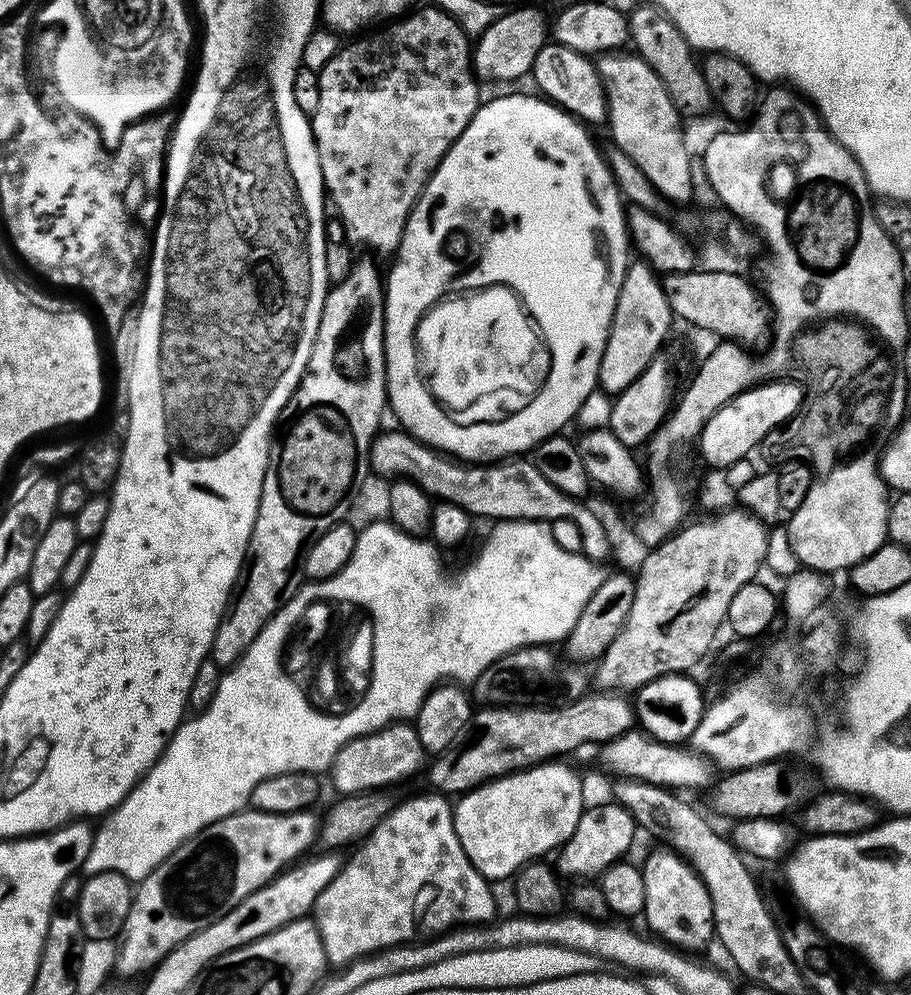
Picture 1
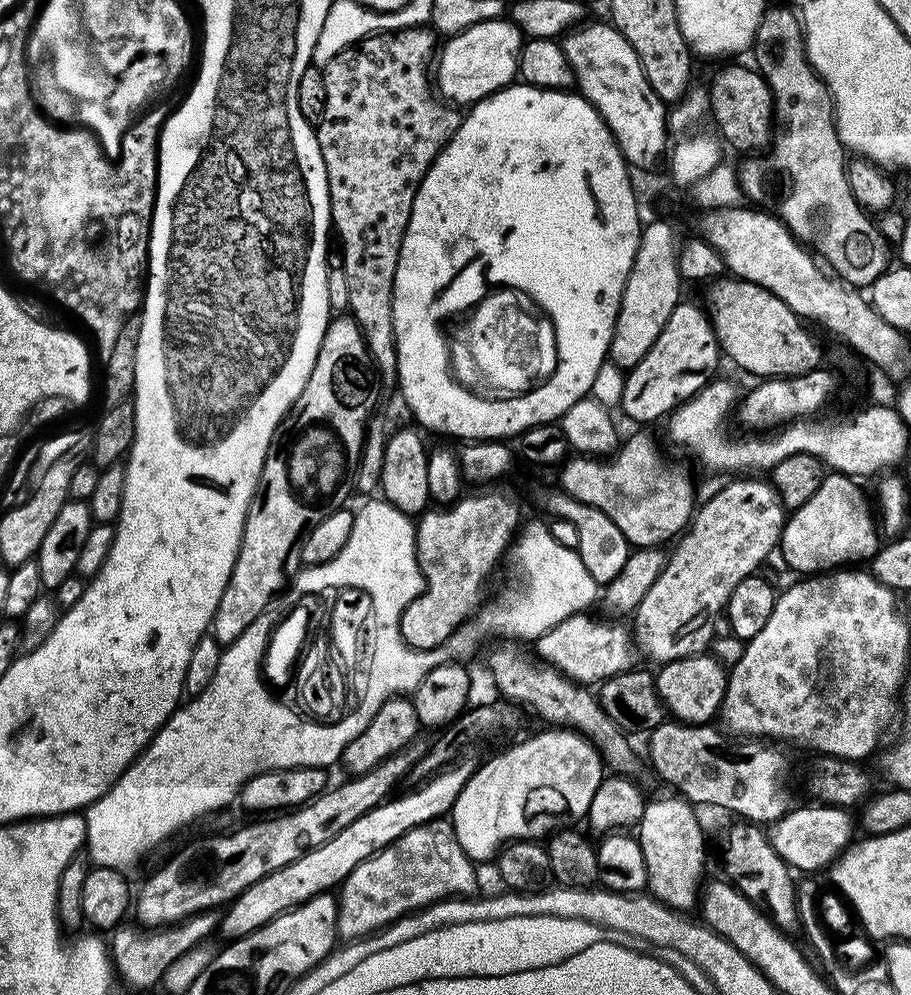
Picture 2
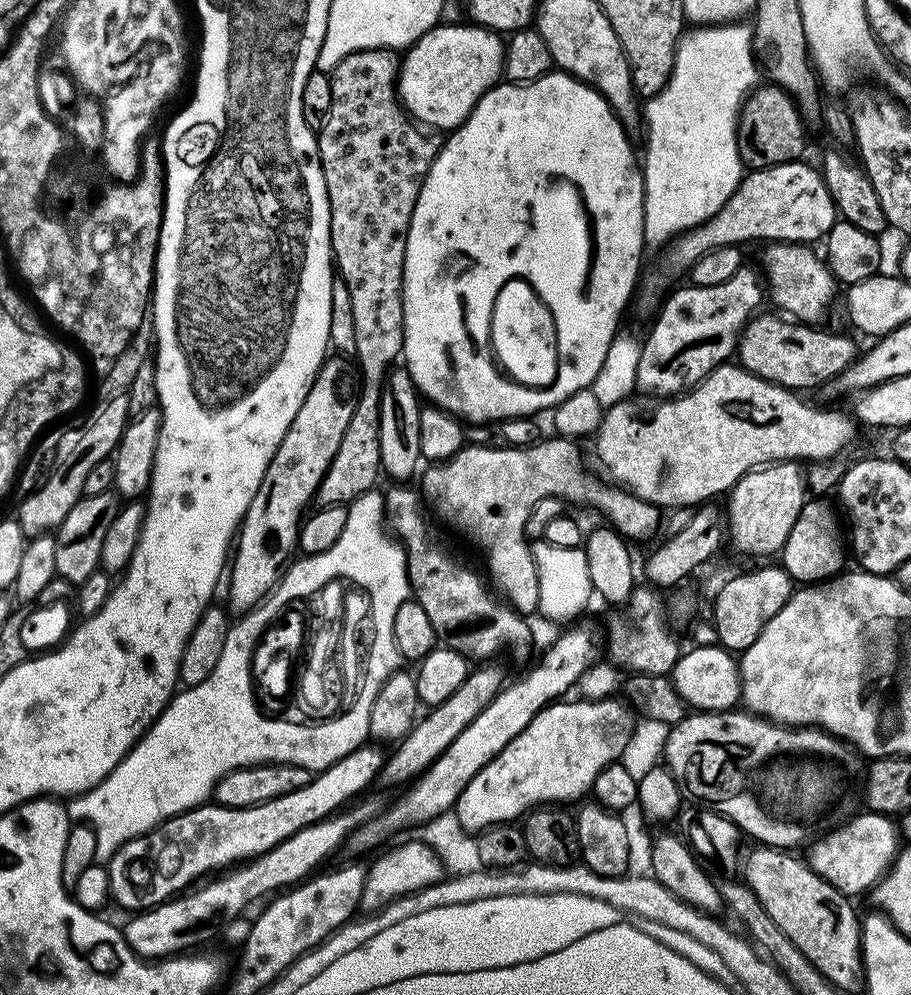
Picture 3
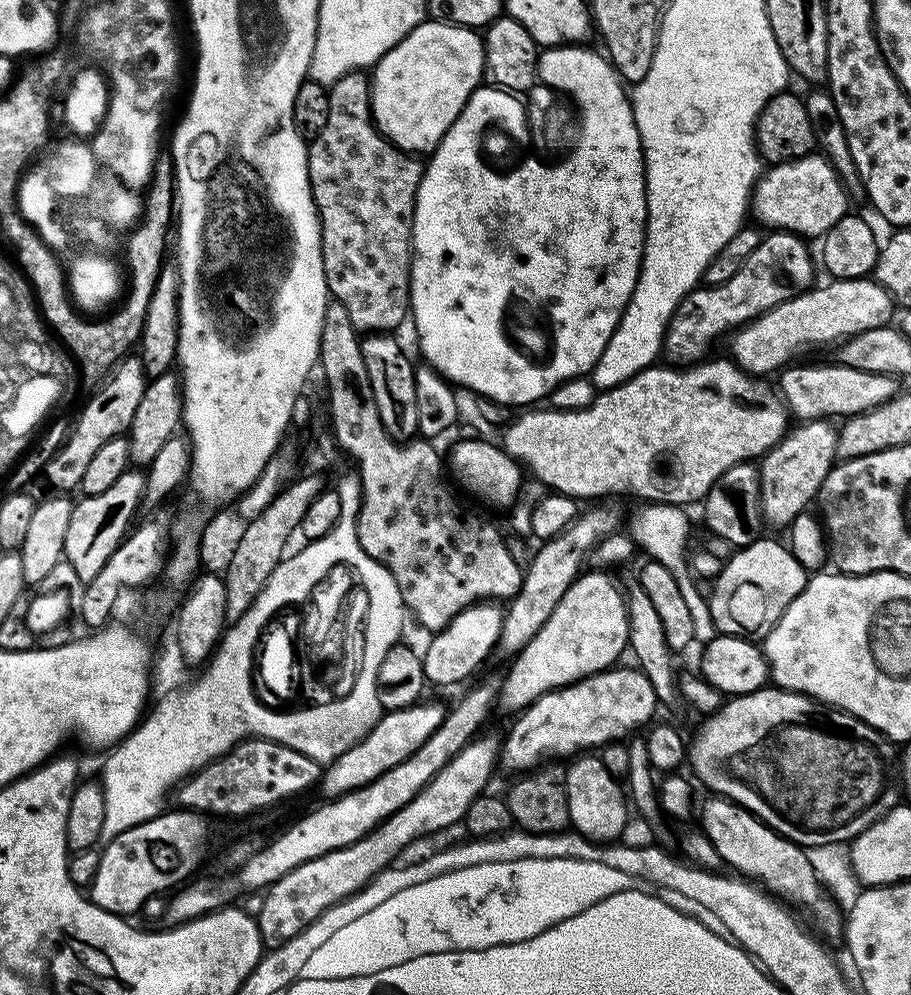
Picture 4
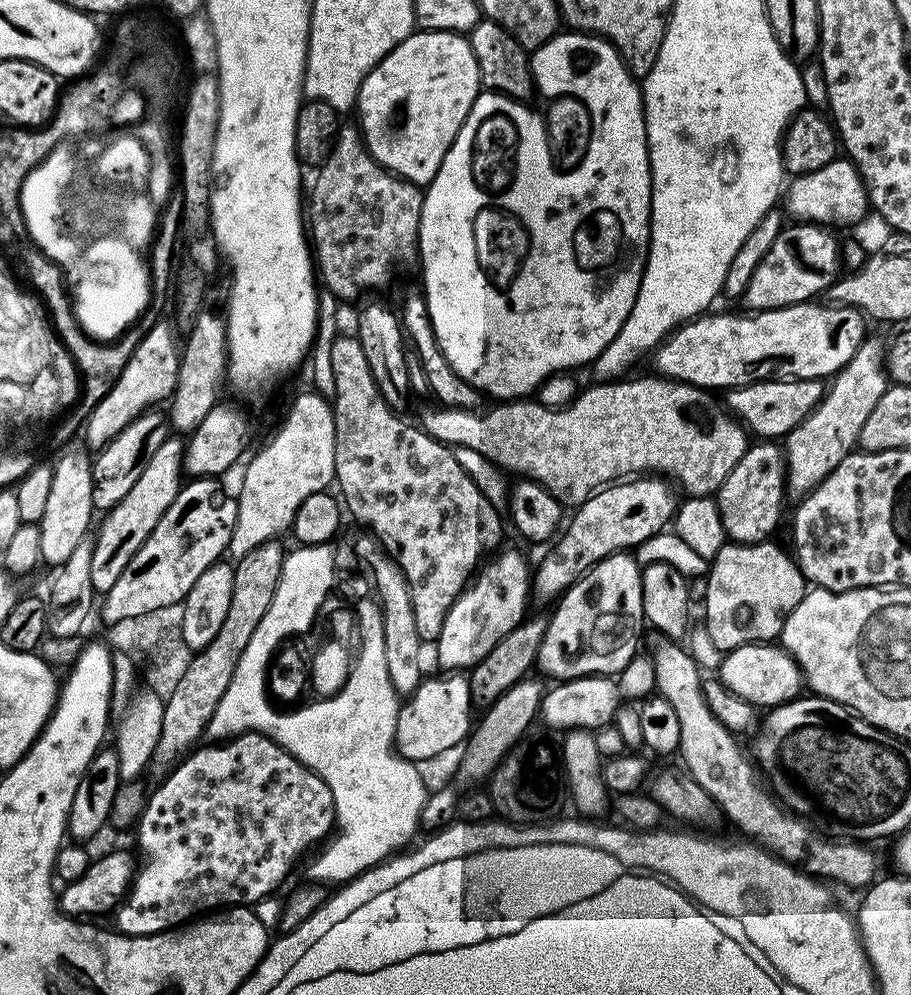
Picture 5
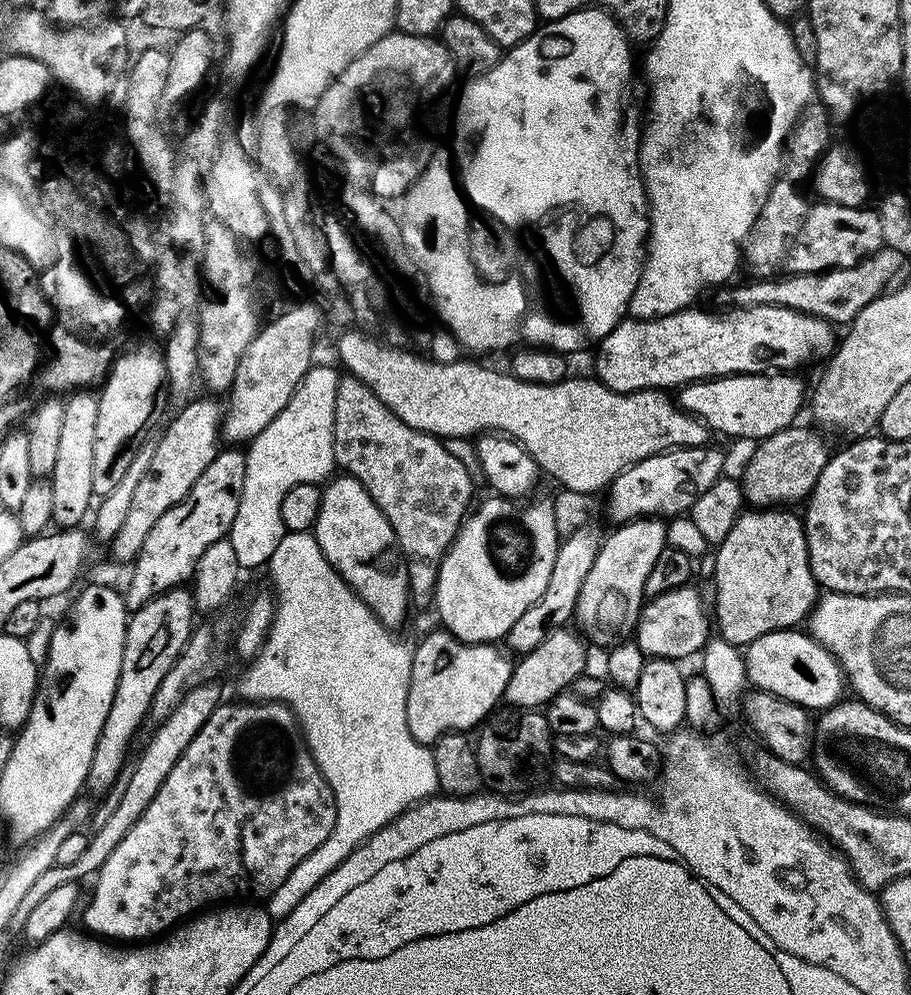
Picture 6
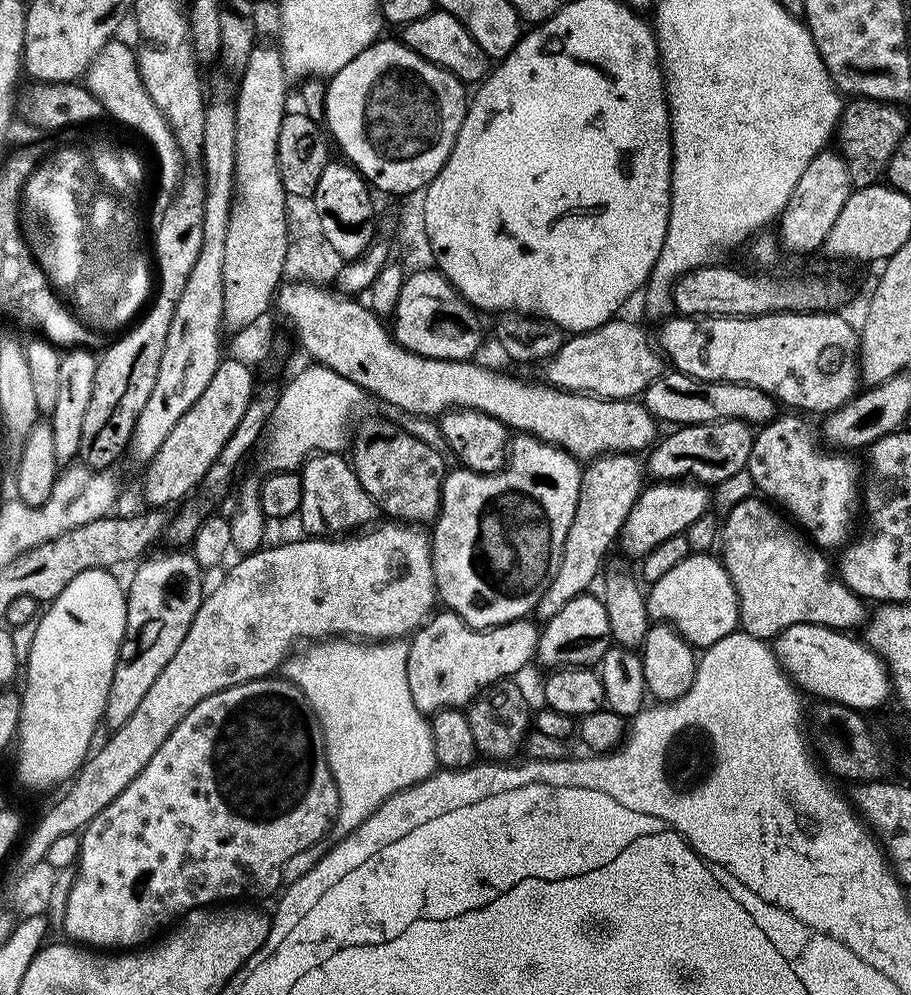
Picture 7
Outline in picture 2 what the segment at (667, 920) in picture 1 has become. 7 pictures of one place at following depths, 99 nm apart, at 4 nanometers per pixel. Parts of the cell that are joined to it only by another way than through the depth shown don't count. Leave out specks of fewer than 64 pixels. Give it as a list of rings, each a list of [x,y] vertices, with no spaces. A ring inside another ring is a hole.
[[[671,795],[649,799],[638,825],[642,858],[646,858],[647,891],[670,909],[695,909],[702,892],[700,875],[704,872],[704,832],[696,817],[697,809],[683,796]]]

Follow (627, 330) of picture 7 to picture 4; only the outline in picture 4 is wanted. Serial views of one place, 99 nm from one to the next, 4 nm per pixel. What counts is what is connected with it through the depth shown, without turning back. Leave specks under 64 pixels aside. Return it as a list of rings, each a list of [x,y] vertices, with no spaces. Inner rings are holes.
[[[872,278],[837,280],[825,288],[813,286],[806,292],[783,300],[768,312],[743,325],[735,333],[731,355],[735,363],[756,378],[764,378],[767,372],[779,373],[799,348],[807,344],[832,344],[843,341],[862,330],[883,328],[889,323],[894,309],[892,295]]]

